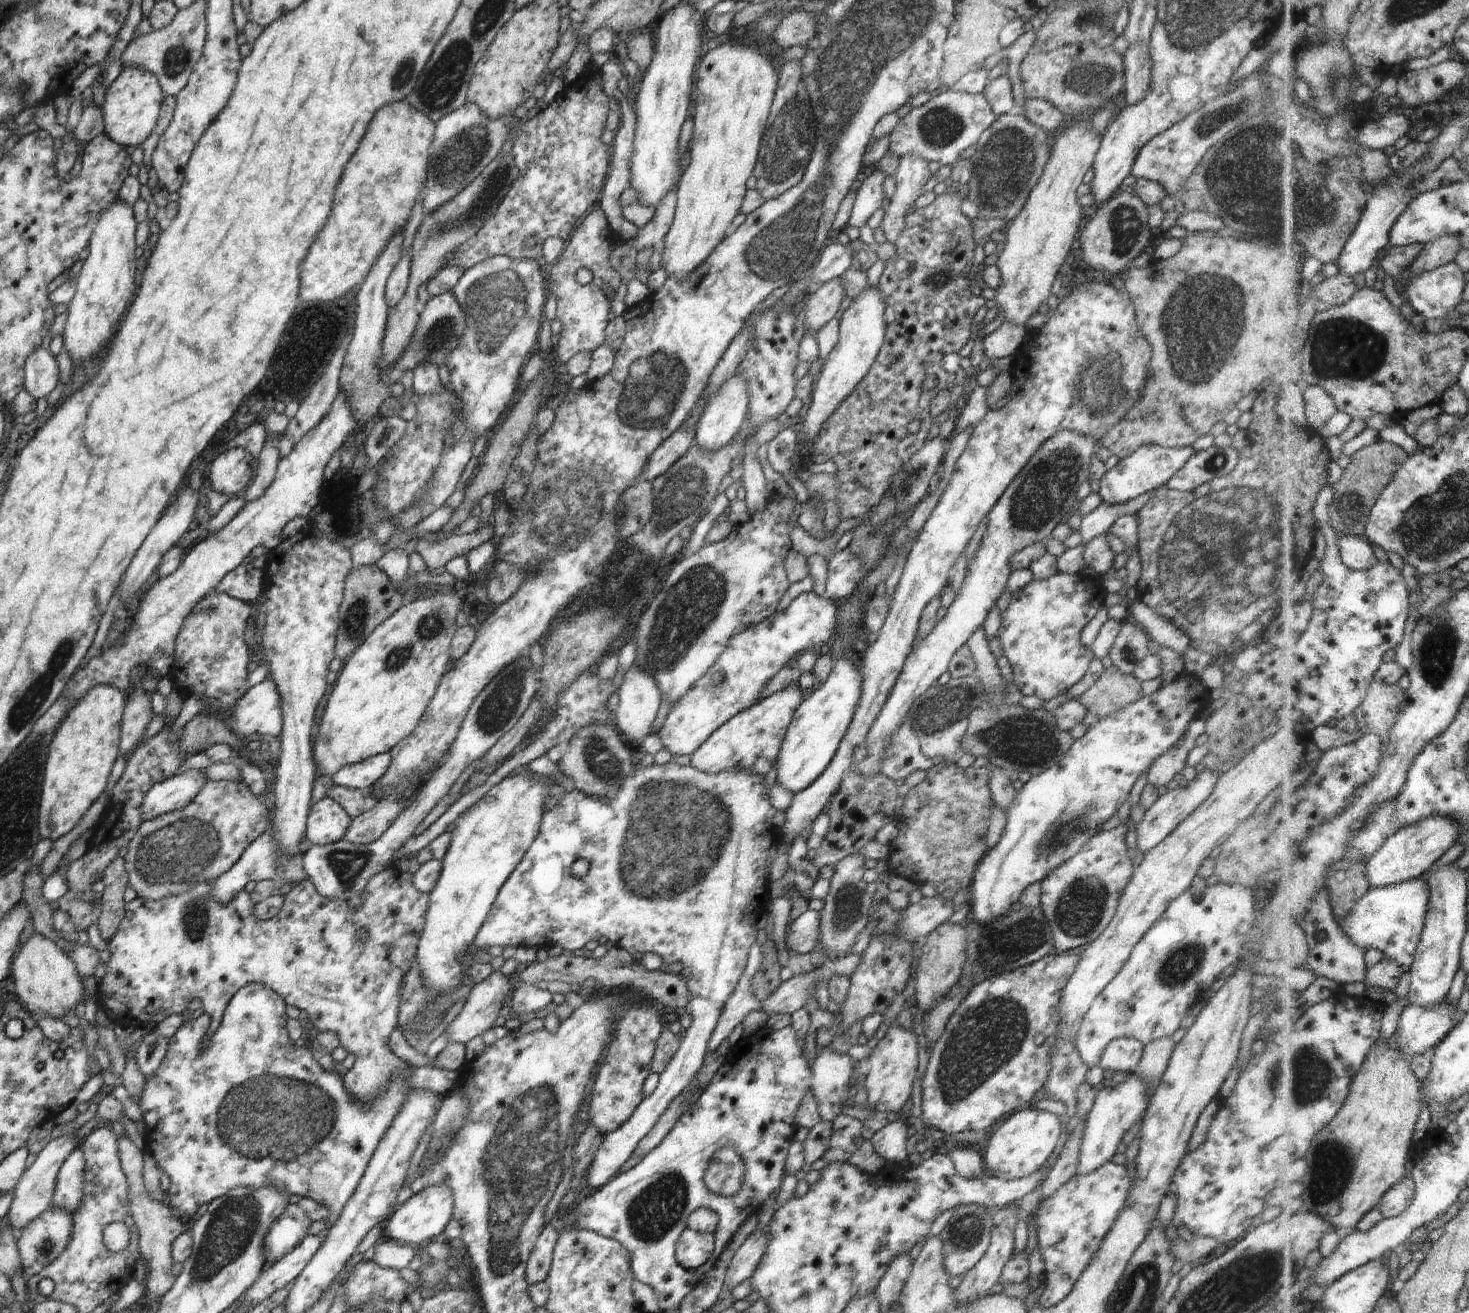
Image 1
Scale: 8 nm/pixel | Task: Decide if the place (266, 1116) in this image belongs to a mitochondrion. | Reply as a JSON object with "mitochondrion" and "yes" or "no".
{"mitochondrion":"yes"}

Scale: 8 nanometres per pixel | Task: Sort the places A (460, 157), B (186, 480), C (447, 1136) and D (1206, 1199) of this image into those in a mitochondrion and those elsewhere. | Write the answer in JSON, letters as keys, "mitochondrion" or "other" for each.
{"A":"mitochondrion","B":"other","C":"mitochondrion","D":"other"}

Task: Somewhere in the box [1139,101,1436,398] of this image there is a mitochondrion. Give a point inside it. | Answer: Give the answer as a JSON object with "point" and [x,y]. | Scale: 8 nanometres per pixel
{"point":[1251,168]}

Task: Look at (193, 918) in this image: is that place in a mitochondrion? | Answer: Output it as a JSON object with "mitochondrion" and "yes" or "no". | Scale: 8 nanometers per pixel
{"mitochondrion":"yes"}

